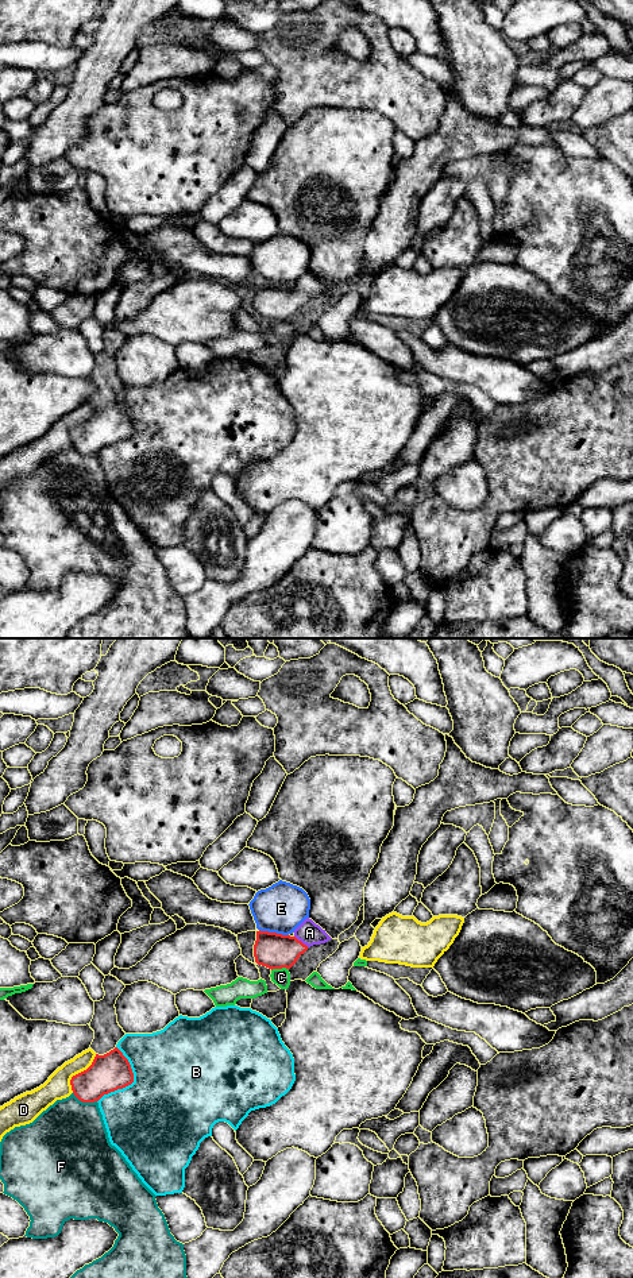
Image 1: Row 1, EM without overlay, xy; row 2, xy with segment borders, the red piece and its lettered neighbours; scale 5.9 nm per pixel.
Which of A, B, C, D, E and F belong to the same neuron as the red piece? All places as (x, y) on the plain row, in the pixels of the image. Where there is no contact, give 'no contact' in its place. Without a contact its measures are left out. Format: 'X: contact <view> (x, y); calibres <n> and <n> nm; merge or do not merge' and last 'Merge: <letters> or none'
A: contact xy (300, 293); calibres 220 and 140 nm; merge
B: contact xy (132, 433); calibres 220 and 500 nm; do not merge
C: contact xy (280, 320); calibres 220 and 100 nm; do not merge
D: contact xy (78, 425); calibres 220 and 150 nm; do not merge
E: contact xy (274, 285); calibres 220 and 300 nm; do not merge
F: contact xy (84, 454); calibres 220 and 460 nm; do not merge
Merge: A

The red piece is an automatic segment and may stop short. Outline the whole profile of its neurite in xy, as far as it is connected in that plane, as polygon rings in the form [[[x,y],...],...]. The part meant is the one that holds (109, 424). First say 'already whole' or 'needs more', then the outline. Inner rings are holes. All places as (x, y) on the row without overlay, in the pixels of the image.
already whole | [[[117,399],[104,408],[96,406],[92,417],[70,432],[74,448],[82,455],[99,453],[104,447],[132,435],[131,417]]]

